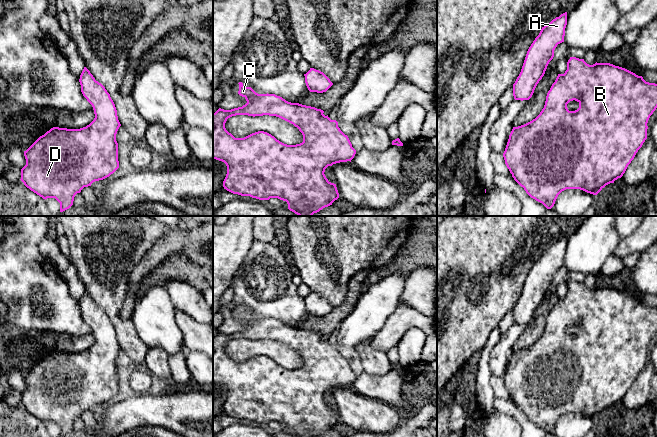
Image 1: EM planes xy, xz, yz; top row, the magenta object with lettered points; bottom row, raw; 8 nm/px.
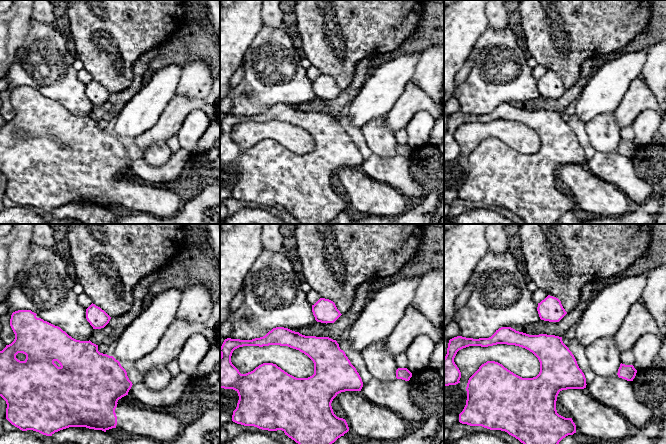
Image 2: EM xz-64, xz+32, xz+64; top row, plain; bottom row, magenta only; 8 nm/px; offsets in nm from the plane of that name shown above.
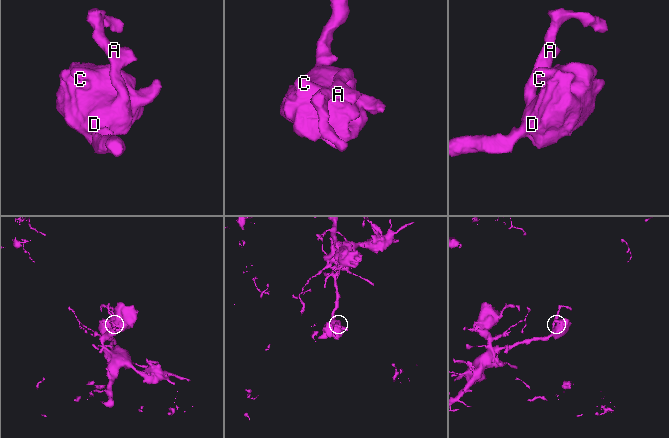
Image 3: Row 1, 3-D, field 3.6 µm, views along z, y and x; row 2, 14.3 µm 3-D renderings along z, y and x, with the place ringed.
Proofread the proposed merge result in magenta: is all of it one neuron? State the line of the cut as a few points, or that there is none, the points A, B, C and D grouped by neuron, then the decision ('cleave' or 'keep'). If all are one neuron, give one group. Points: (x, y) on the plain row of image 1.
no cut; A B C D; keep

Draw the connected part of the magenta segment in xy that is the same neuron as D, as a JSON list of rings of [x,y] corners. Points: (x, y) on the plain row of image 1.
[[[86,291],[79,306],[83,320],[93,331],[94,344],[80,353],[51,352],[24,375],[26,389],[21,393],[24,409],[45,424],[55,422],[60,427],[60,436],[73,429],[75,419],[84,411],[109,401],[119,392],[116,358],[121,348],[115,328]]]

